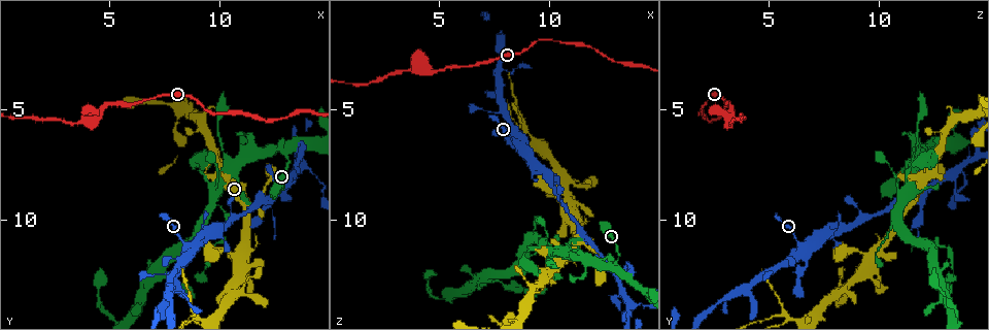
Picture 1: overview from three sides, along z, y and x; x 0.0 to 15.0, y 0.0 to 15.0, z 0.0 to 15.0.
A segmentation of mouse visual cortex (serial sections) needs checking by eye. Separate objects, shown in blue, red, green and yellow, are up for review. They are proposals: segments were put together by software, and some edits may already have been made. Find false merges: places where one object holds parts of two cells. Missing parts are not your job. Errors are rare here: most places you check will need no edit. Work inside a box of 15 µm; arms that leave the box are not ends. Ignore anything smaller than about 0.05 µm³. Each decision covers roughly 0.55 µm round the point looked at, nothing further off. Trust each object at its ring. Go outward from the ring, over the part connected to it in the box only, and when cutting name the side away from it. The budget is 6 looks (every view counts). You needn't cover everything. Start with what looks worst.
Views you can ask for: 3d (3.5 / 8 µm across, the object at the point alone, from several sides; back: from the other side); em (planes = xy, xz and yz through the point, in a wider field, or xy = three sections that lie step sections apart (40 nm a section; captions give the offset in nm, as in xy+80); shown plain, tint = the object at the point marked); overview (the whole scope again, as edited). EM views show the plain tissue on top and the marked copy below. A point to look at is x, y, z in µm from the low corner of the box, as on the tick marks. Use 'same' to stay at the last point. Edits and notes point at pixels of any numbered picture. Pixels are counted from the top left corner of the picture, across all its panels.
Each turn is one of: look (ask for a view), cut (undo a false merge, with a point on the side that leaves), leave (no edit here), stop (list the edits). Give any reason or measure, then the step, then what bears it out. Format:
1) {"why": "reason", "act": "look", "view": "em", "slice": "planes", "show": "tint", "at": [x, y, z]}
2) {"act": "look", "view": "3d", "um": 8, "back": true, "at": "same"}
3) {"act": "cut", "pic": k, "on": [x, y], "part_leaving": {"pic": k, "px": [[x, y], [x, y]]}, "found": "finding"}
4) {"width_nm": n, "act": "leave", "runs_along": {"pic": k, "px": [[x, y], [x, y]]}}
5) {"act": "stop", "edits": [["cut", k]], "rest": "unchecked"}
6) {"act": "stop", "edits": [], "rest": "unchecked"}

{"why": "three arms meet", "act": "look", "view": "em", "slice": "xy", "step": 3, "show": "tint", "at": [8.9, 14.3, 5.8]}

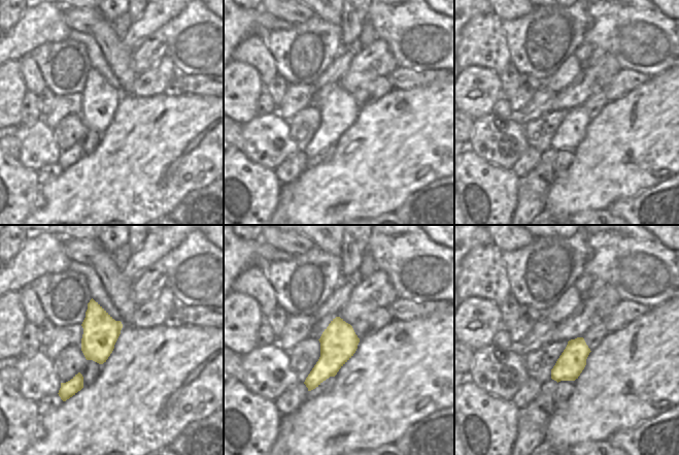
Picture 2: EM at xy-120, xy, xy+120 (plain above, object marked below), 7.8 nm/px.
{"why": "wider look", "act": "look", "view": "3d", "um": 3.5, "at": "same"}

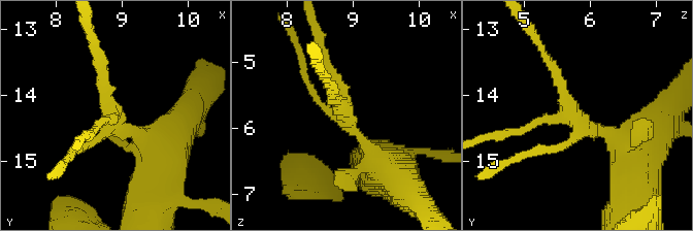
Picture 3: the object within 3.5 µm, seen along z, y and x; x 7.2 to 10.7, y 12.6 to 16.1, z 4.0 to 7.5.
{"act": "leave", "runs_along": {"pic": 3, "px": [[621, 142], [573, 113], [545, 54]]}, "found": "one cell here"}

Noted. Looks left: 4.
{"why": "a fork", "act": "look", "view": "em", "slice": "xy", "step": 5, "show": "tint", "at": [4.2, 5.4, 3.3]}

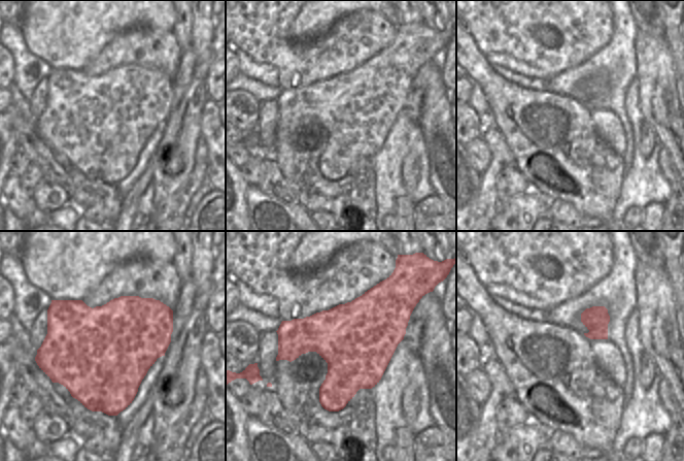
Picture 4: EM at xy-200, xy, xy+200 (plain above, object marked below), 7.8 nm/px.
{"why": "wider look", "act": "look", "view": "3d", "um": 3.5, "at": "same"}

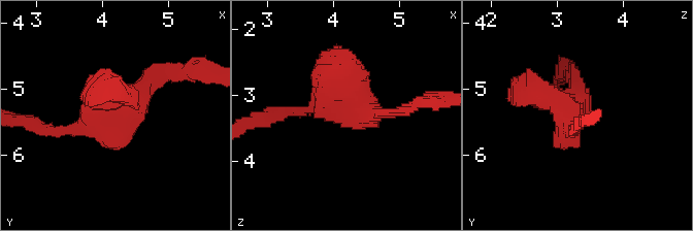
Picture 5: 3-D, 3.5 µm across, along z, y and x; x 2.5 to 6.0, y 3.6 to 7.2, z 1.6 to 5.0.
{"act": "leave", "found": "continuous, no second cell"}

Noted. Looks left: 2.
{"act": "look", "view": "3d", "um": 8, "at": [9.9, 8.6, 11.5]}

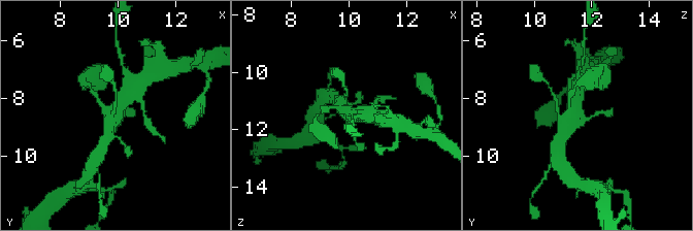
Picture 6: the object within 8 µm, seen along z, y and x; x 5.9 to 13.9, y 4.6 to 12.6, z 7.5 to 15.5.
{"why": "need the tissue", "act": "look", "view": "em", "slice": "xy", "step": 1, "show": "tint", "at": [10.0, 8.6, 11.5]}

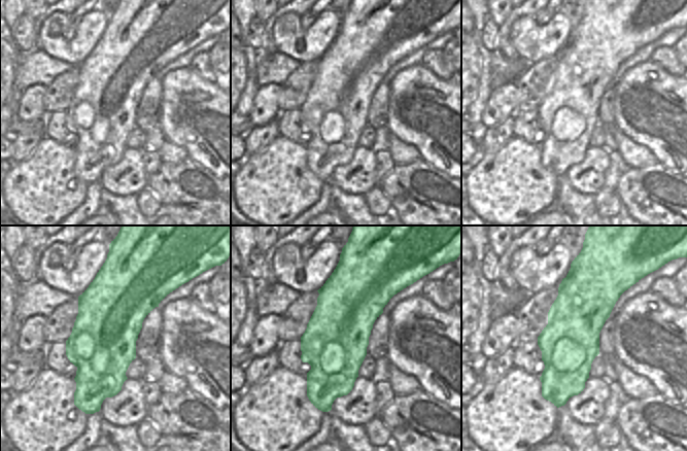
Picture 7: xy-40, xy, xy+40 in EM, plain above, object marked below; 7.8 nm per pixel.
{"width_nm": 500, "act": "leave", "runs_along": {"pic": 6, "px": [[135, 89], [113, 117], [107, 137]]}, "found": "continuous, no second cell"}

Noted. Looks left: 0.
{"act": "stop", "edits": [], "rest": "unchecked"}

